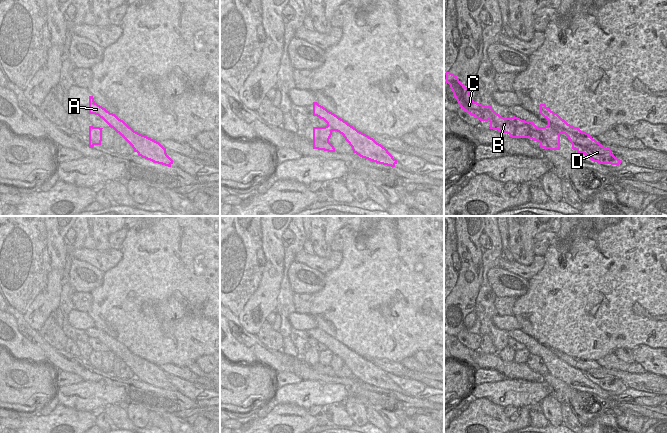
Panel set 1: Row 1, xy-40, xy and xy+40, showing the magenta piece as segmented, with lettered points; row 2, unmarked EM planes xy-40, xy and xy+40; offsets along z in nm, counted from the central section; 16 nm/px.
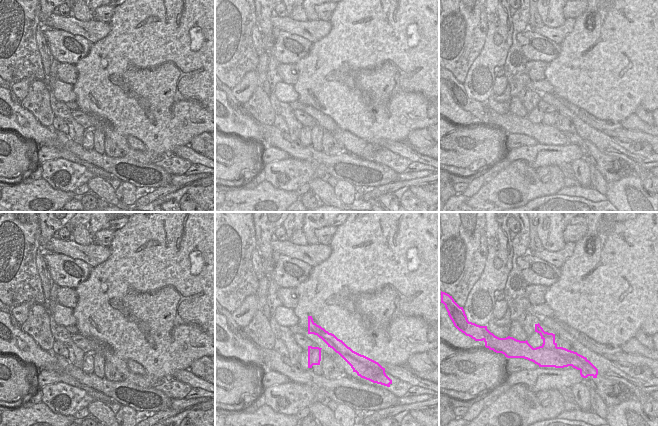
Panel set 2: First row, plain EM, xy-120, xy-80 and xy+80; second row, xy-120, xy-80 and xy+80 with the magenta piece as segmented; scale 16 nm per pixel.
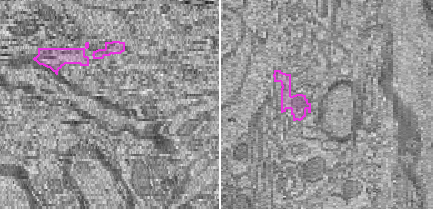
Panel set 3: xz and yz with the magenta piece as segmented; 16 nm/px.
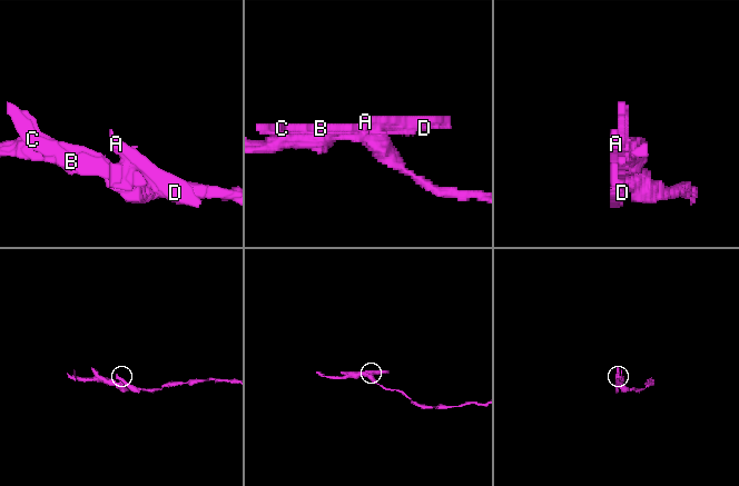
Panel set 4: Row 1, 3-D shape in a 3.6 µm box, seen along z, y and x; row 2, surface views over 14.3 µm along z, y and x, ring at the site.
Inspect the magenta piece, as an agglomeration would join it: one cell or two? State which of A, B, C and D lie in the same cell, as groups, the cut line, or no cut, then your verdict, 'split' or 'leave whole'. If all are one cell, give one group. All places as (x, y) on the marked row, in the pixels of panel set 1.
A D / B C; cut in xy+40 along (548, 123), (563, 133); split

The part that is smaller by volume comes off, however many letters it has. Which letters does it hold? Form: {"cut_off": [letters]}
{"cut_off": ["A", "D"]}

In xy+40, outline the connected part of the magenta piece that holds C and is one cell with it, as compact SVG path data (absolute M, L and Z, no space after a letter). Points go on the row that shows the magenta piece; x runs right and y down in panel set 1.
M446 71L446 83L450 85L459 106L480 121L489 121L490 128L507 133L512 138L529 138L540 143L540 148L560 150L559 132L551 124L538 128L533 121L525 121L518 117L504 118L496 113L492 106L474 102L468 87L465 87L454 74Z

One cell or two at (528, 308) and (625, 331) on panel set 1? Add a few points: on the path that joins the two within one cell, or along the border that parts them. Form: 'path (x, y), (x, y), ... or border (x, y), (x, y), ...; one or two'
border (539, 290), (534, 306), (543, 327); two

